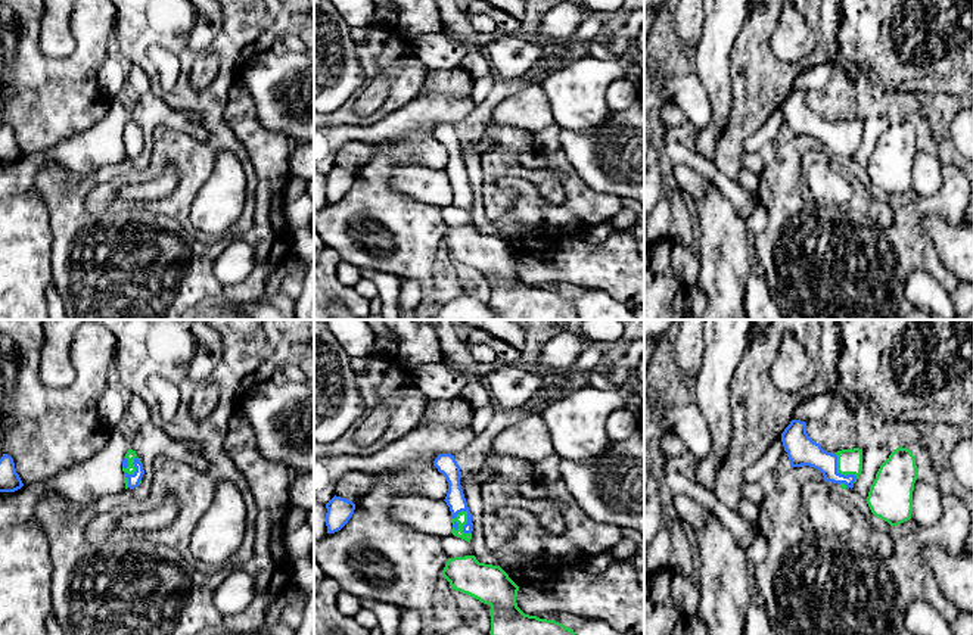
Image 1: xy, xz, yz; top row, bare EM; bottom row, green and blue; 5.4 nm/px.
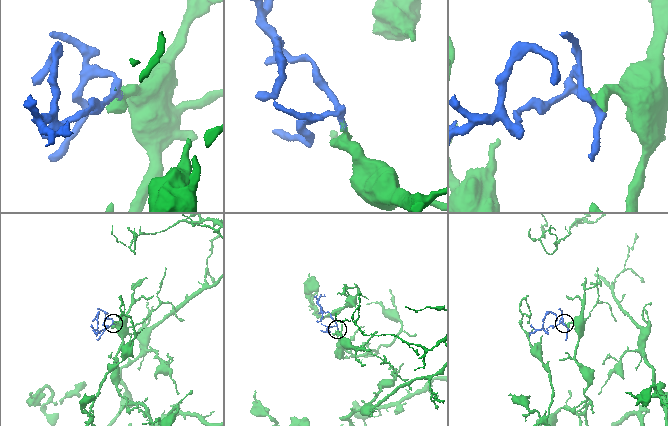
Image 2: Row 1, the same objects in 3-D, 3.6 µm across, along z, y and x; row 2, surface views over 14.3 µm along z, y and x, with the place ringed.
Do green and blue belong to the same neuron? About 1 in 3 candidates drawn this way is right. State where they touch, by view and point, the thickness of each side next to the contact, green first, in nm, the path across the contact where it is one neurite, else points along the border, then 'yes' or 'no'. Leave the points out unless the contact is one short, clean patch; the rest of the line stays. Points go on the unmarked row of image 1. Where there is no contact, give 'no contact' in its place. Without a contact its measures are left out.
xz (466, 192) | 60/100 nm | across xz (462, 187), (466, 192), (466, 183), (456, 171) | yes

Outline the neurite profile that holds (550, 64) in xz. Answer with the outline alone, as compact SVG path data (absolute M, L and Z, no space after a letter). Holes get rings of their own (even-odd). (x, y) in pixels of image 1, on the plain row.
M541 57L538 59L522 77L528 81L528 84L537 83L537 78L544 72L553 72L565 65L571 63L571 57Z

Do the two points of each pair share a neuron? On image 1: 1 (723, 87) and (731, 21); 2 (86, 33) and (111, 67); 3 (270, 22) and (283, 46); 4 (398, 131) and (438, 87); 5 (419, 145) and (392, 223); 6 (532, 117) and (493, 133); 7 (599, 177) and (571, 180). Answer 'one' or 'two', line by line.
1: one
2: two
3: two
4: two
5: one
6: two
7: two

